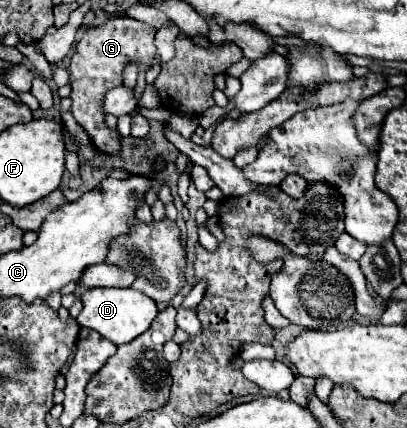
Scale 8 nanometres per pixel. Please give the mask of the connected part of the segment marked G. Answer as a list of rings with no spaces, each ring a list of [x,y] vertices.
[[[112,16],[108,18],[108,22],[100,24],[100,26],[92,26],[86,28],[80,42],[74,48],[74,54],[70,58],[70,86],[72,86],[72,114],[76,118],[76,122],[90,134],[94,146],[100,152],[106,154],[116,154],[120,150],[120,138],[118,132],[110,130],[104,124],[104,114],[100,114],[100,106],[104,102],[104,96],[108,90],[122,86],[122,74],[124,68],[128,64],[136,64],[136,66],[144,66],[144,68],[152,68],[156,64],[160,64],[160,58],[156,54],[156,46],[154,46],[154,36],[156,36],[156,28],[128,18],[128,16]]]

